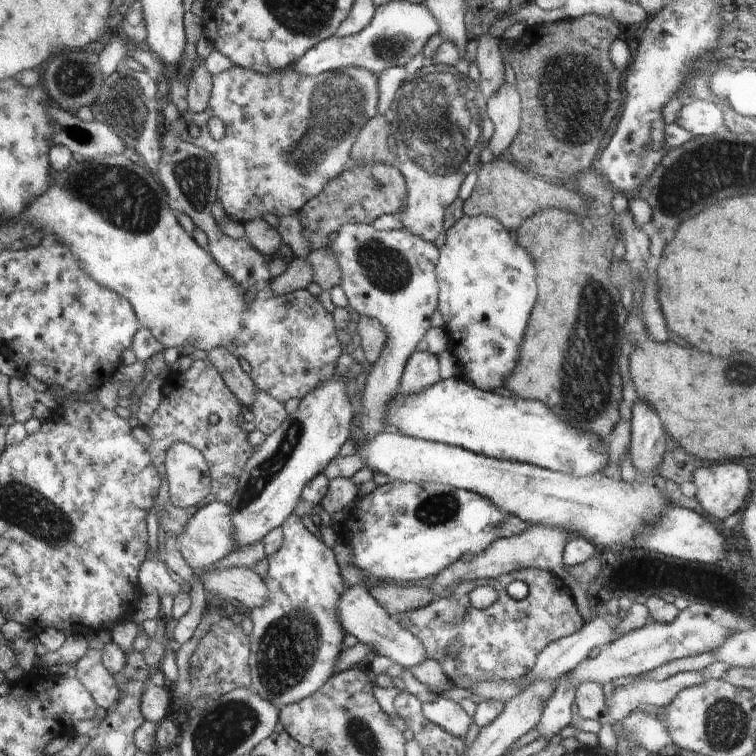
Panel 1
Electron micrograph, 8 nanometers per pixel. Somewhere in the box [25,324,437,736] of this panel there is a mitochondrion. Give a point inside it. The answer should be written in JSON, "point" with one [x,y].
{"point":[289,648]}

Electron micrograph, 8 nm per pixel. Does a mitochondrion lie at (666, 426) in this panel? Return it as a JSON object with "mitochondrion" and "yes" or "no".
{"mitochondrion":"no"}

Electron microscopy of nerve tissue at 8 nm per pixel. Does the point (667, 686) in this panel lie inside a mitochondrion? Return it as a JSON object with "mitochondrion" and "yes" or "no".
{"mitochondrion":"no"}

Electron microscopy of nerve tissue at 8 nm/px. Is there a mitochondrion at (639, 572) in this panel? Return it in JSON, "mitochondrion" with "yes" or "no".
{"mitochondrion":"no"}

